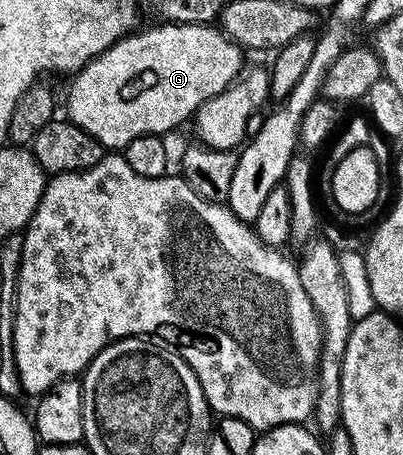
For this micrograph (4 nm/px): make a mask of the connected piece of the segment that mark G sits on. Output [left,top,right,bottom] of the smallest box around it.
[65,22,243,149]

